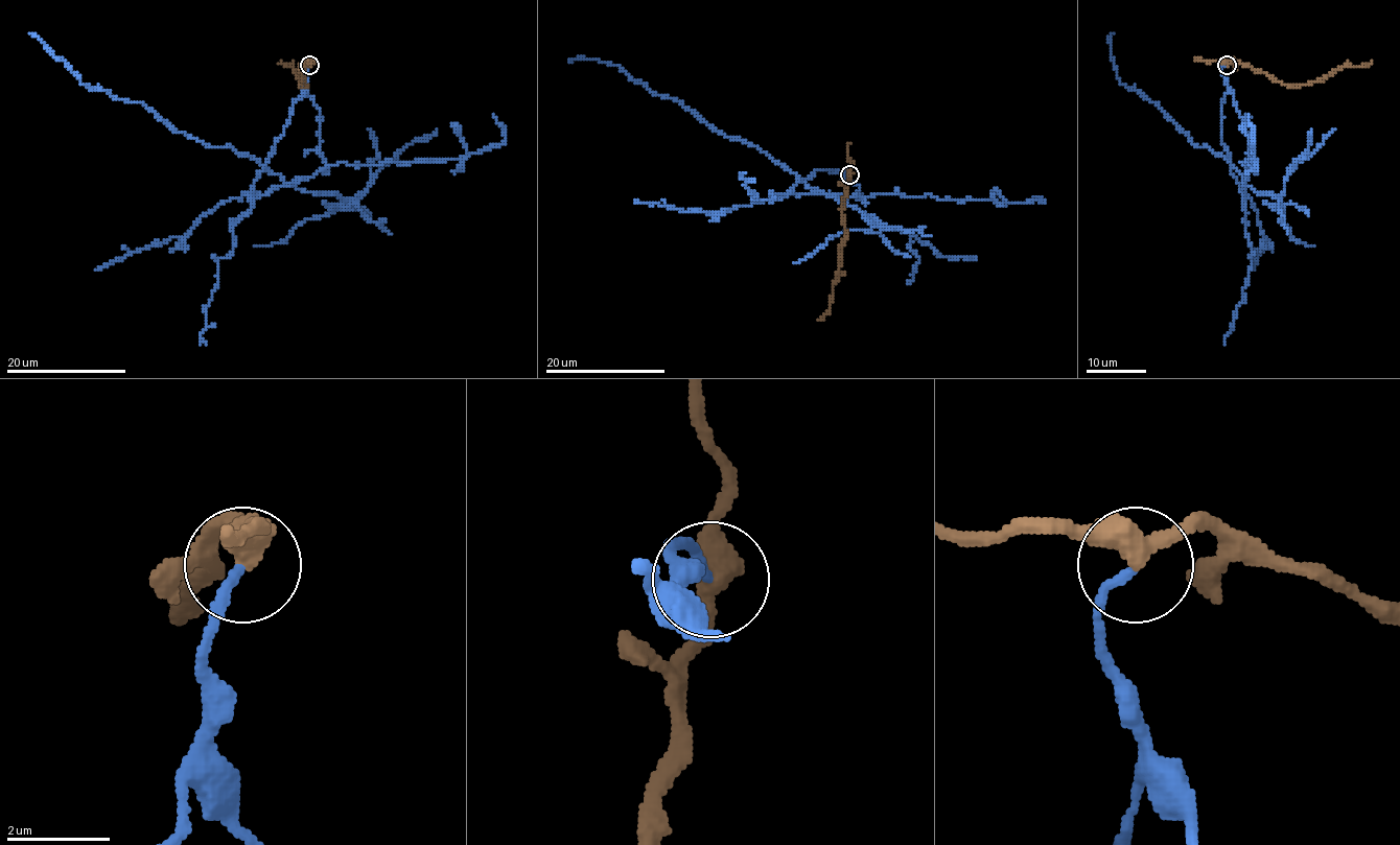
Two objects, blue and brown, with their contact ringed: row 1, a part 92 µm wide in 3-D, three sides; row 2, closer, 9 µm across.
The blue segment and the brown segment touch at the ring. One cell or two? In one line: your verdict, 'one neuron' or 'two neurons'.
two neurons

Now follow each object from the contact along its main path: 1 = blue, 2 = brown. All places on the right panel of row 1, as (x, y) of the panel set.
1: (1227, 64), (1222, 142), (1231, 164), (1209, 147), (1198, 147), (1154, 102), (1120, 81), (1110, 56), (1113, 32)
2: (1227, 64), (1240, 61), (1282, 84), (1296, 87), (1326, 79), (1344, 67), (1364, 67), (1372, 63)

